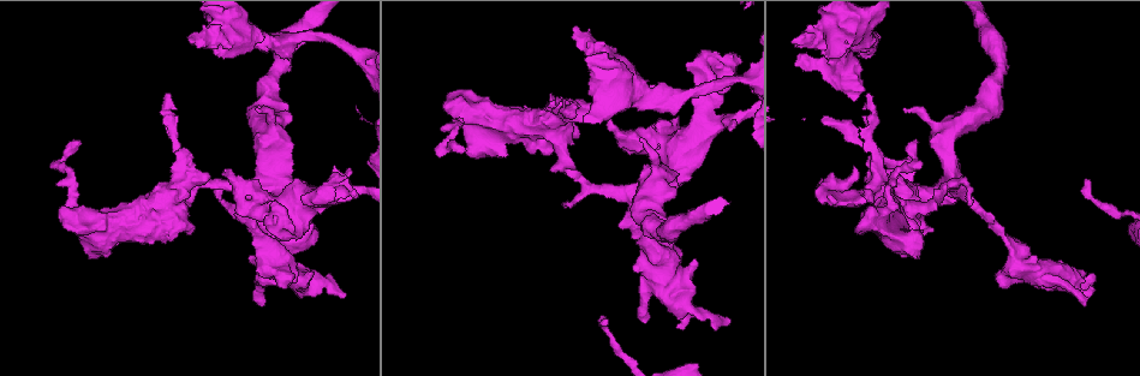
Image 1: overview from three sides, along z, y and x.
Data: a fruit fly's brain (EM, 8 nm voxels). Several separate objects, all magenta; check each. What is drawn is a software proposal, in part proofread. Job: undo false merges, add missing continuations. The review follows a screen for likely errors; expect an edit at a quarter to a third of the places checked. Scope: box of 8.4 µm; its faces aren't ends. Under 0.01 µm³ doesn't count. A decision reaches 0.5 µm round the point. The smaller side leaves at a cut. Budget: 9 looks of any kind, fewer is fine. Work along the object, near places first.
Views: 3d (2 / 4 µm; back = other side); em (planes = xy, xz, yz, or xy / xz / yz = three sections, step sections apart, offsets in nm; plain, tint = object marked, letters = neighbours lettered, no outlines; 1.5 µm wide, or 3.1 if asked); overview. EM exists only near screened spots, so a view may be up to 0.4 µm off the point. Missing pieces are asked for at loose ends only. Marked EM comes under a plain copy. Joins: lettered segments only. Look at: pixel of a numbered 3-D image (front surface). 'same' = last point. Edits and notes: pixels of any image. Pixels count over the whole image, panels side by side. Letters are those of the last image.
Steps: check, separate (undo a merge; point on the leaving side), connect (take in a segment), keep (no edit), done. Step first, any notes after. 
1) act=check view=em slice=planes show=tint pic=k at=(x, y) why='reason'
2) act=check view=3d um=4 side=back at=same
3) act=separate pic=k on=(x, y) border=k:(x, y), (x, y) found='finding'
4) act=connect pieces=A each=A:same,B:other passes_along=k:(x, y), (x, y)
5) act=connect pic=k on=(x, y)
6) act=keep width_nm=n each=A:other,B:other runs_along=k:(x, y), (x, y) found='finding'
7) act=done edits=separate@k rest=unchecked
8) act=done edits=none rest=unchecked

act=check view=3d um=2 pic=1 at=(1084, 179) why='long arm stops here'

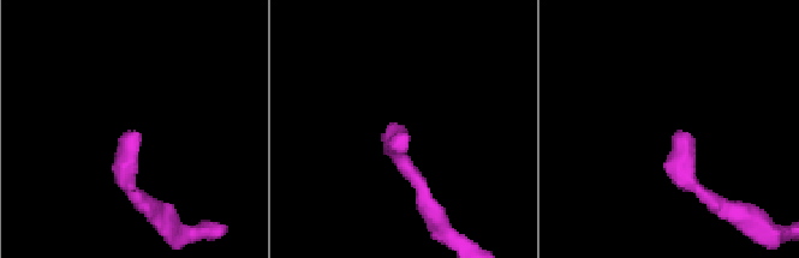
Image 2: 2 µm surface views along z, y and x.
act=check view=em slice=xz step=8 show=letters pic=2 at=(401, 135)

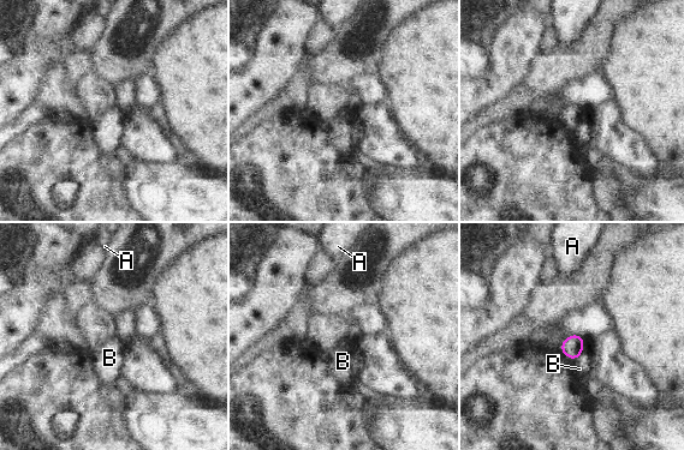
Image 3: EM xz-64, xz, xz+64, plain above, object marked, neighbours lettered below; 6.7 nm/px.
act=check view=em slice=planes show=letters at=same

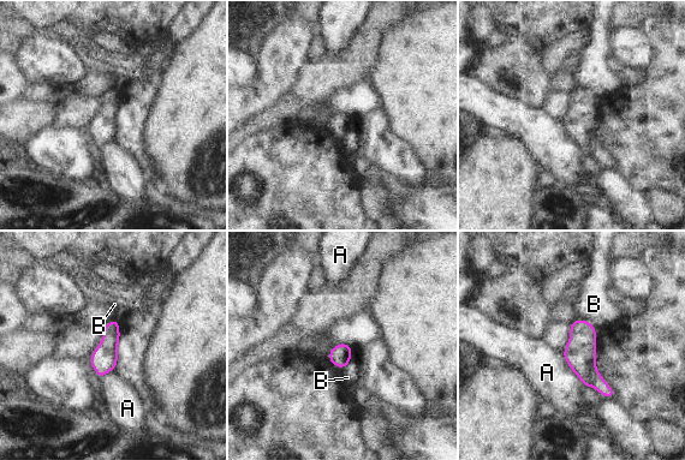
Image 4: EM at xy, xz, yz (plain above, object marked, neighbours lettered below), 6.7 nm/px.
act=keep width_nm=140 each=A:other,B:other border=4:(561, 353), (567, 366), (583, 386) found='none of them fits'

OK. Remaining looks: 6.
act=check view=3d um=4 pic=1 at=(904, 107) why='an open end'

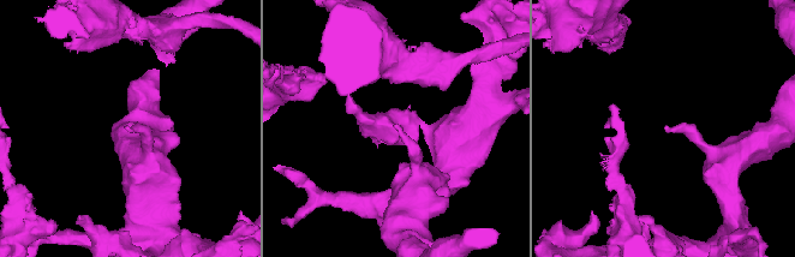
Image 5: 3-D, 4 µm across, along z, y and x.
act=check view=em slice=yz step=8 show=tint pic=5 at=(128, 128) why='shape alone is not enough'

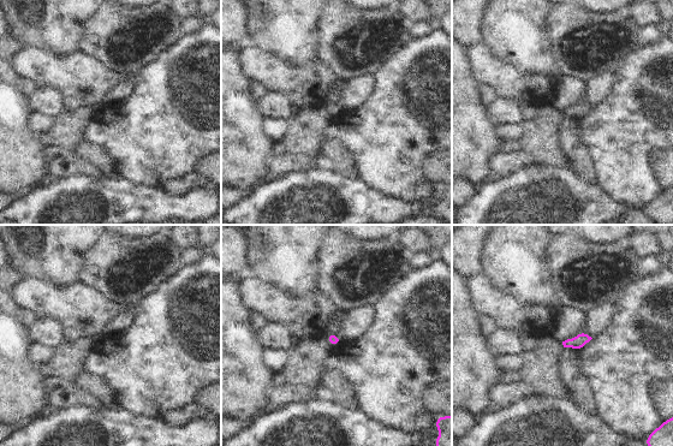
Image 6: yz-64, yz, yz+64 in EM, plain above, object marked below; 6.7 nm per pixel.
act=check view=em slice=planes show=letters at=same

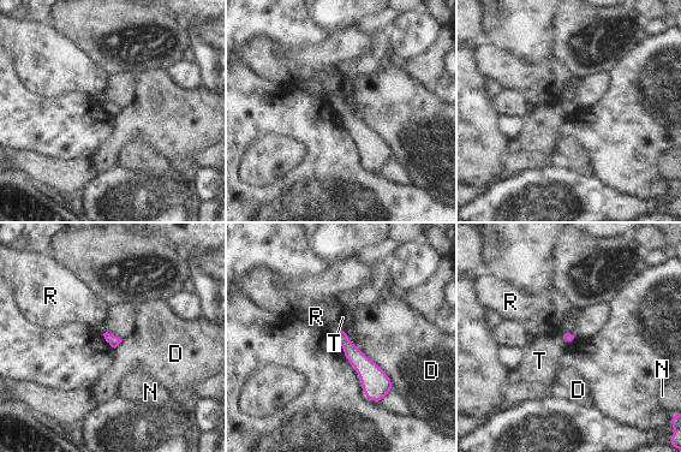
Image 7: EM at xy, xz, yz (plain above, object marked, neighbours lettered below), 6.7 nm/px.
act=keep each=D:other,N:other,R:other,T:other runs_along=7:(335, 331), (372, 376), (377, 398) found='none of them fits'

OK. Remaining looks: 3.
act=check view=3d um=2 pic=1 at=(868, 92) why='branch stops here'

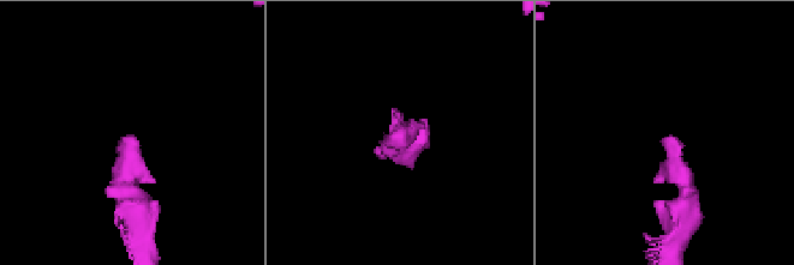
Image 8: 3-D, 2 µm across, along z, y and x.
act=check view=em slice=planes show=tint pic=8 at=(671, 134) why='now the EM'

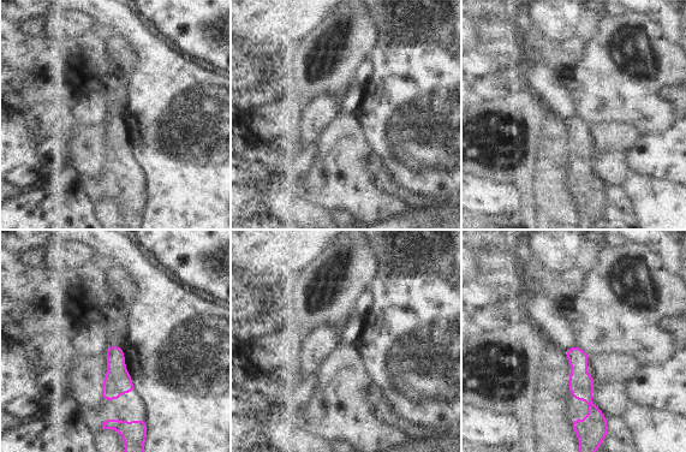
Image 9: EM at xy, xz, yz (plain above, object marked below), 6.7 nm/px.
act=check view=em slice=planes show=letters at=same

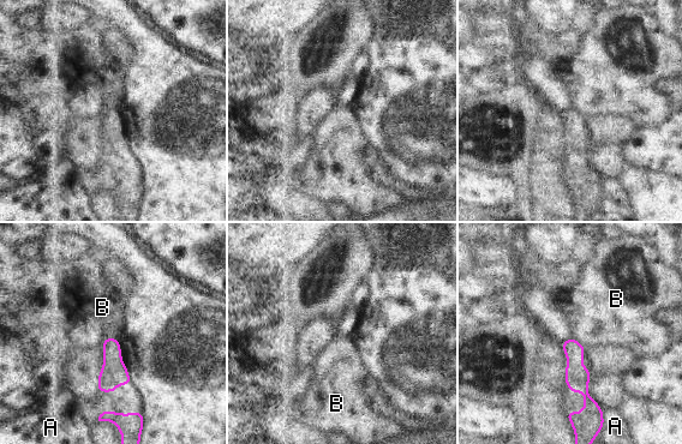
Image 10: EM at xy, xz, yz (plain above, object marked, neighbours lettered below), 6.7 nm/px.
act=keep width_nm=130 each=A:other,B:other runs_along=10:(570, 341), (586, 408) found='no lettered segment goes on from it'

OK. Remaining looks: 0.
act=done edits=none rest=unchecked

